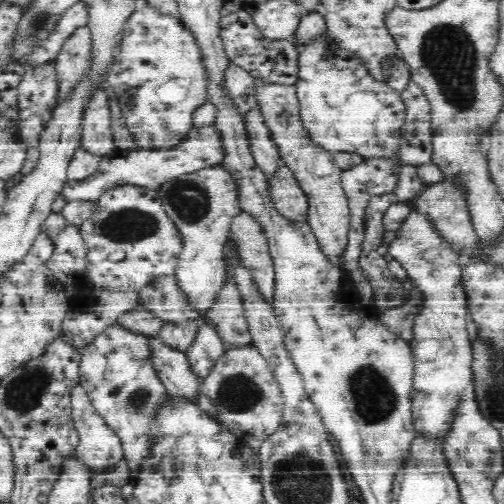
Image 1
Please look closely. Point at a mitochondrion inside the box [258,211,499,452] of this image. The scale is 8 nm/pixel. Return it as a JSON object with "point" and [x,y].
{"point":[374,399]}

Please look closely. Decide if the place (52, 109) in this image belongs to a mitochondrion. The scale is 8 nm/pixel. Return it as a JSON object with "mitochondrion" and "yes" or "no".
{"mitochondrion":"no"}

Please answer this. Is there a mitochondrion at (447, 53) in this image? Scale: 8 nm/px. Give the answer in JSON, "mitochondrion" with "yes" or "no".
{"mitochondrion":"yes"}

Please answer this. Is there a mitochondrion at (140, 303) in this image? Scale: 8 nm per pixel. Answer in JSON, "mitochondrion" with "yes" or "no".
{"mitochondrion":"no"}

